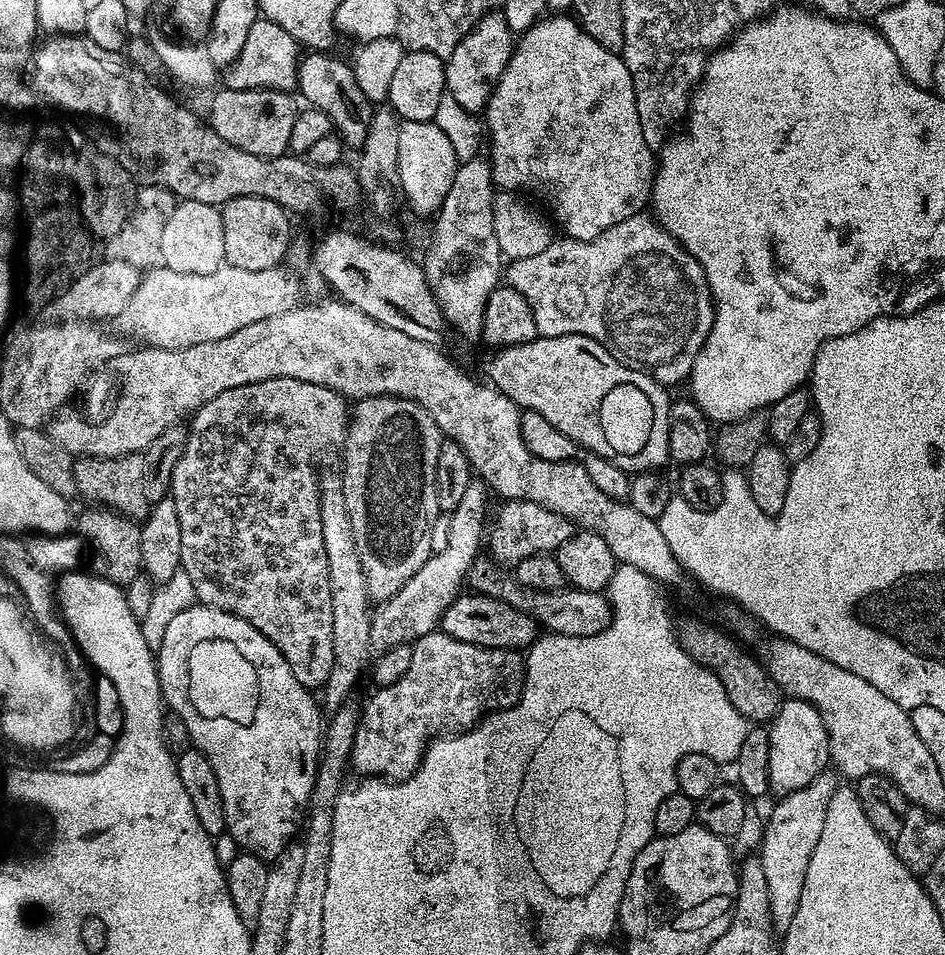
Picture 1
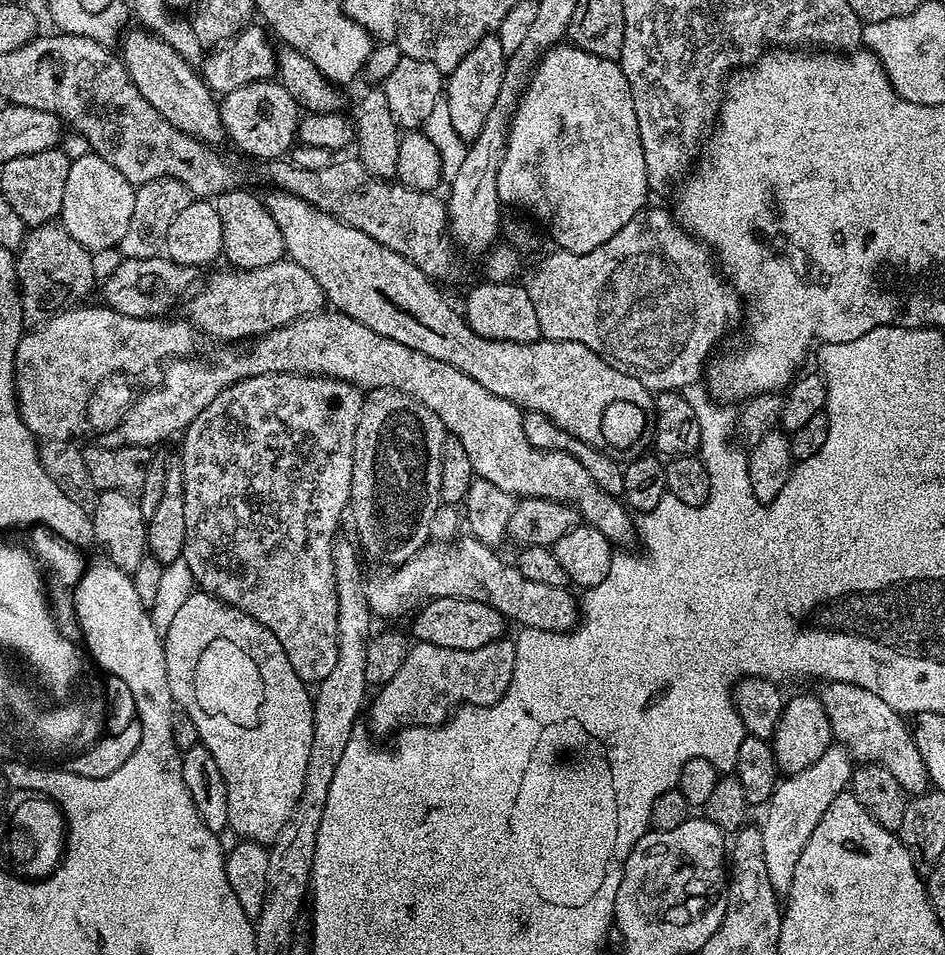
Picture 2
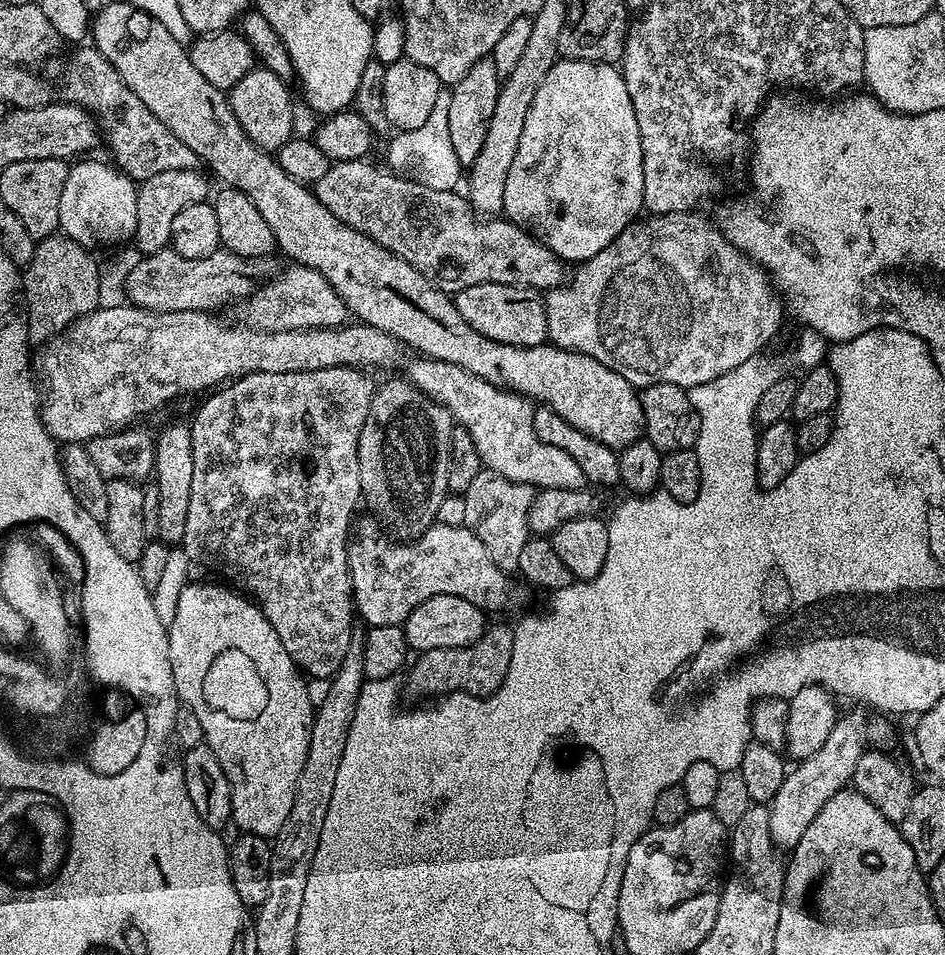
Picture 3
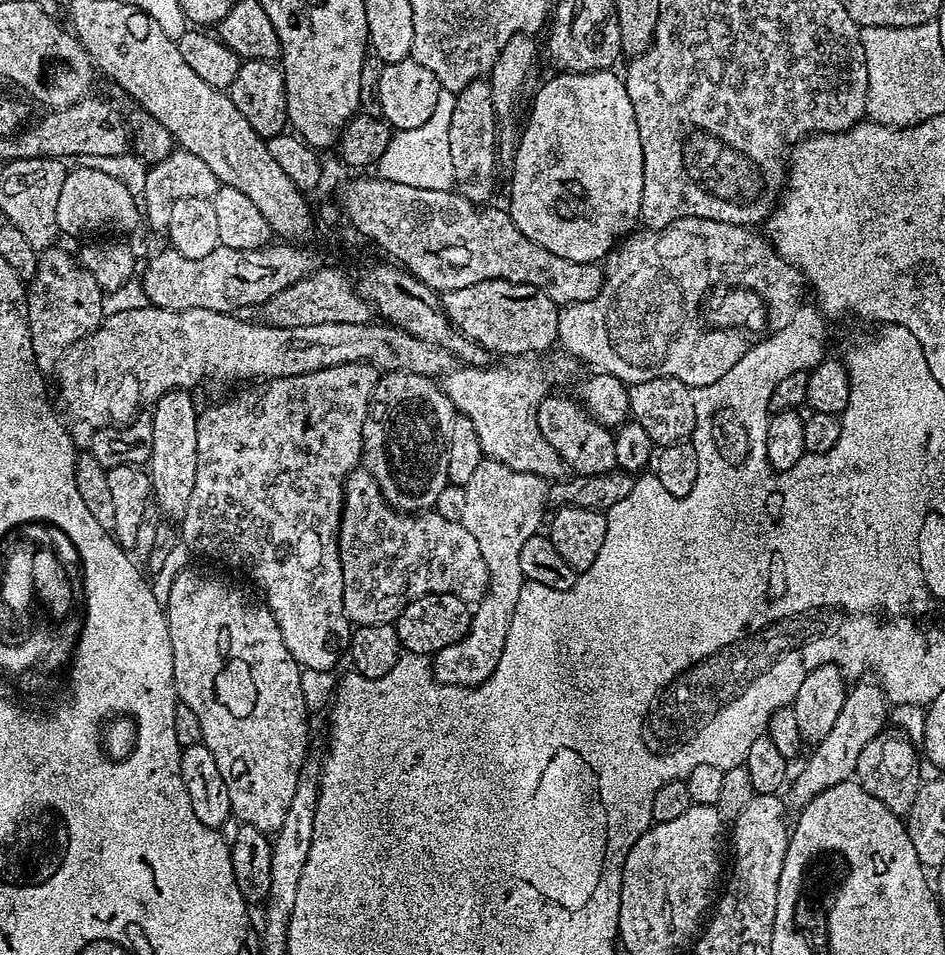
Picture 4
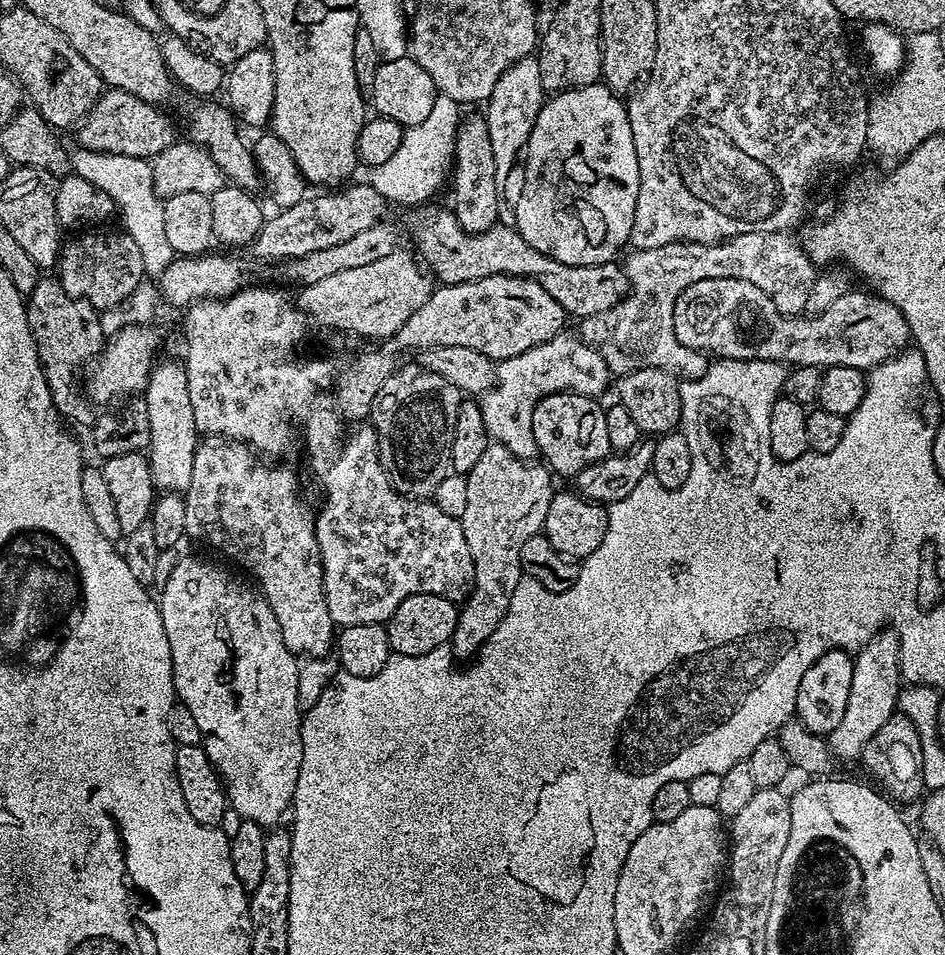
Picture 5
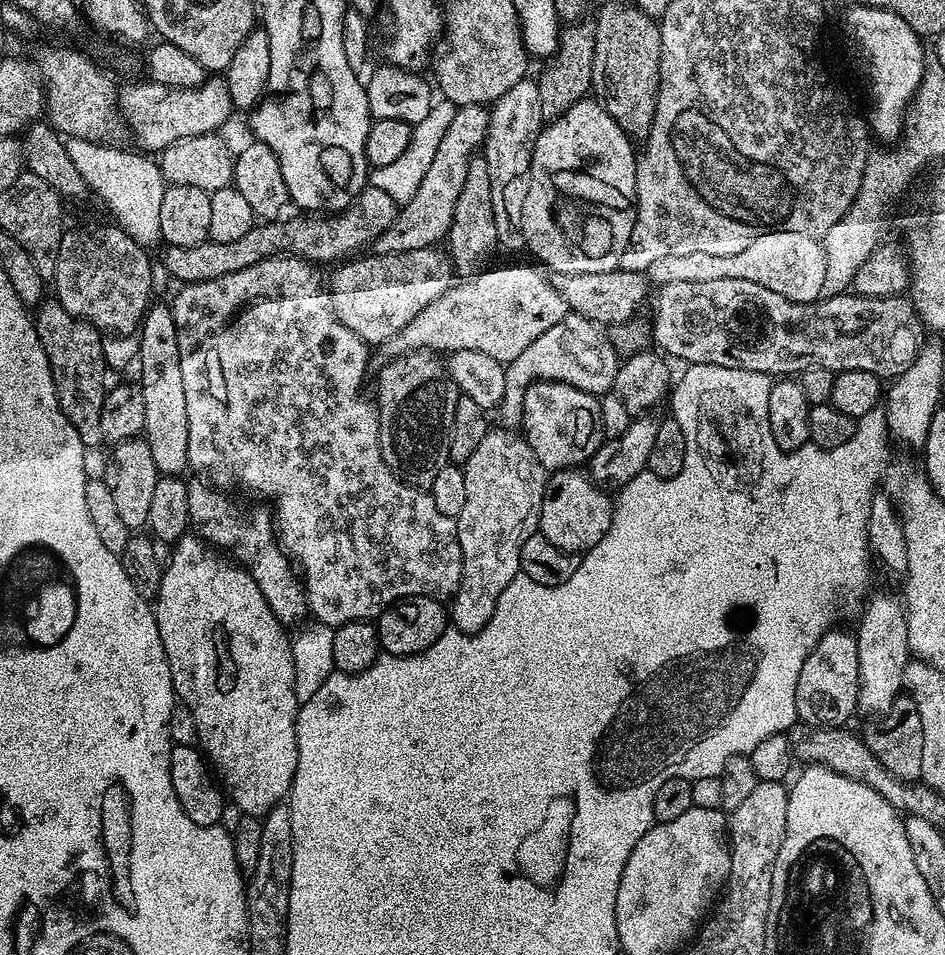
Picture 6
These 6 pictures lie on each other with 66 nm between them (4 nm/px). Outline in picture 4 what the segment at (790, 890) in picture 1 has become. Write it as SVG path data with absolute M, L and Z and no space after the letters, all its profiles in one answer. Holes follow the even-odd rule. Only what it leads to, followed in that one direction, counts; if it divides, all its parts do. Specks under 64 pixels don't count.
M864 678L861 684L856 684L847 689L842 702L842 711L838 713L838 718L834 726L830 729L830 734L822 738L820 743L811 749L812 753L808 756L808 761L804 764L804 769L791 777L787 785L786 800L793 809L804 808L812 801L815 796L822 794L830 786L838 786L842 782L853 779L856 775L858 766L858 754L862 754L862 749L866 747L866 742L870 738L881 735L885 731L884 726L889 723L890 701L886 695L885 689L881 688L879 683Z

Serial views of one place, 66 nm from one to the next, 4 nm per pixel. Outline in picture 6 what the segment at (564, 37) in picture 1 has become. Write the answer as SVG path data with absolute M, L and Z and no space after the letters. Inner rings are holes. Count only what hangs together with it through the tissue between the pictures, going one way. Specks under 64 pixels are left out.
M595 98L580 100L566 109L555 120L545 123L544 127L540 129L532 151L532 166L528 169L526 177L528 189L525 190L524 201L520 204L520 232L524 235L529 250L541 260L539 263L545 269L562 274L602 274L603 272L614 272L620 268L620 259L630 242L630 234L636 221L636 161L638 152L637 149L632 149L631 143L633 144L633 141L628 133L622 130L622 126L618 126L614 117Z

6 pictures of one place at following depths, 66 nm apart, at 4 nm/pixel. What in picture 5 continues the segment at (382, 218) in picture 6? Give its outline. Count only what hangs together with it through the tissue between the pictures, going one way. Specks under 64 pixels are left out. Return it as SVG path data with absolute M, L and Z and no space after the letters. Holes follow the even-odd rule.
M360 182L360 184L352 184L349 183L347 187L348 189L345 192L332 192L336 190L330 190L326 196L316 196L311 200L311 198L305 198L303 200L299 200L294 206L290 206L289 208L281 208L279 209L278 214L280 216L272 216L269 215L267 219L264 221L264 228L260 231L252 239L252 243L250 245L250 251L252 251L251 259L253 261L256 260L276 260L275 262L282 262L284 260L293 260L294 258L300 258L302 254L314 254L314 250L327 250L330 246L338 246L338 242L350 242L350 238L356 237L362 230L370 230L370 226L374 226L375 224L381 223L382 216L380 216L380 207L382 207L382 201L380 199L380 195L378 194L378 190L374 190L367 182Z

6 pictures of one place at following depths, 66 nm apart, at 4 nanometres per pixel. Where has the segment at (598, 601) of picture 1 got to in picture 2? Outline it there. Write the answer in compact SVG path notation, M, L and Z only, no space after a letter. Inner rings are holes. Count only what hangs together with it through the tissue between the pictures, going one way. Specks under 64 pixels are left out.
M464 534L455 542L429 542L423 550L410 558L406 563L384 570L381 576L367 577L364 589L366 590L366 602L370 602L370 610L373 617L400 616L407 610L408 604L415 602L419 596L423 598L435 598L437 596L457 596L474 602L486 602L494 606L504 616L505 621L517 620L524 628L533 628L543 632L570 632L578 623L578 600L571 596L568 588L558 586L546 586L542 582L530 582L522 578L515 563L503 560L499 551L494 550L493 545L483 544L471 534Z

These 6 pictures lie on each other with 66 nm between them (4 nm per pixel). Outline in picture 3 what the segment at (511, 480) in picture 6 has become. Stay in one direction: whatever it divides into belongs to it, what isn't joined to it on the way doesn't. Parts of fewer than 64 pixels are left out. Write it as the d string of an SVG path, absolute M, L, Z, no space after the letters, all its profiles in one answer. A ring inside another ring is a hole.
M481 470L462 495L466 502L467 528L486 546L494 566L503 572L515 573L522 546L530 539L528 511L534 495L532 485L510 482L510 478L502 478L502 474ZM500 624L492 628L491 625L484 635L478 638L478 642L465 648L419 653L407 669L407 672L409 671L408 688L420 696L433 696L432 698L449 694L467 694L487 698L498 690L498 686L502 686L502 678L506 678L506 670L510 666L511 649L512 628L508 626L503 628Z

